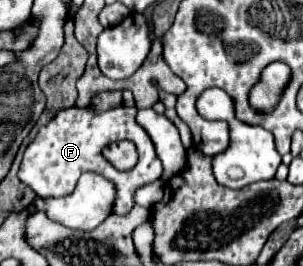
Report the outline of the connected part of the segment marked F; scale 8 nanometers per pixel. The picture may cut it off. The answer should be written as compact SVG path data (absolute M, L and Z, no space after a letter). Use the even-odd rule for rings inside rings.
M123 105L103 112L93 114L89 108L72 107L57 112L55 118L51 118L35 136L35 140L25 148L23 162L19 166L19 180L29 186L37 196L67 196L75 190L75 184L83 172L95 172L107 180L111 180L117 188L117 210L113 214L127 214L133 208L133 194L139 186L155 182L163 174L161 160L155 154L155 146L145 134L145 130L135 120L137 108L127 108ZM115 140L133 140L137 144L139 152L139 164L129 172L115 170L103 156L103 146L115 142Z

